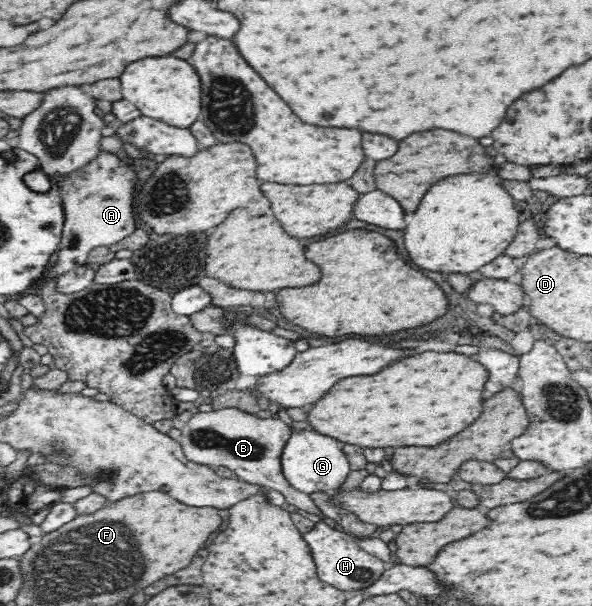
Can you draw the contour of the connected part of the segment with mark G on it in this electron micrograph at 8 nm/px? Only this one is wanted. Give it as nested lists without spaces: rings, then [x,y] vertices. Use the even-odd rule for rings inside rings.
[[[292,431],[292,436],[290,436],[281,456],[281,467],[287,482],[296,490],[305,492],[307,495],[340,489],[351,471],[349,460],[343,451],[344,446],[344,443],[328,436],[321,436],[316,432]]]

